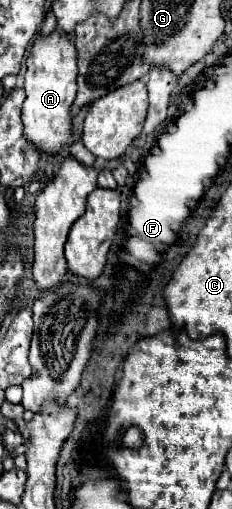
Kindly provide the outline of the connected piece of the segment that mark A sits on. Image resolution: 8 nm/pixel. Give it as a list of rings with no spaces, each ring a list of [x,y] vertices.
[[[55,29],[49,37],[37,39],[29,51],[27,57],[27,73],[25,73],[25,93],[27,99],[23,103],[21,121],[23,121],[23,135],[25,139],[39,149],[45,155],[57,155],[63,145],[69,145],[73,141],[73,117],[71,117],[71,105],[77,95],[77,51],[73,45],[73,39],[69,35],[63,35],[63,31]]]

